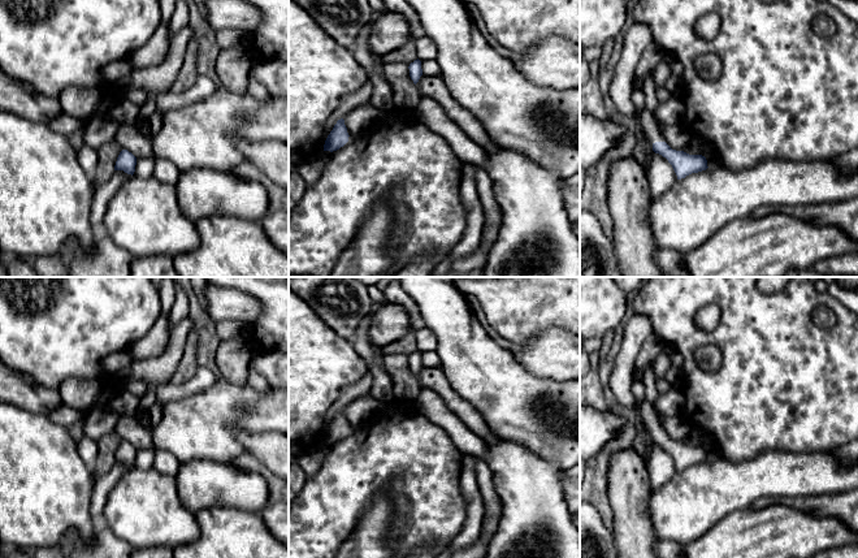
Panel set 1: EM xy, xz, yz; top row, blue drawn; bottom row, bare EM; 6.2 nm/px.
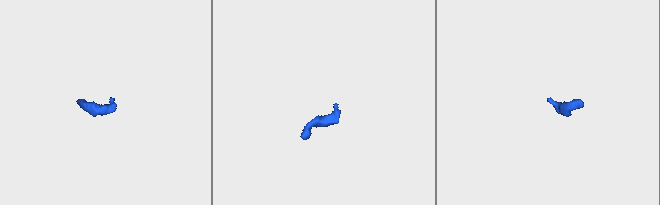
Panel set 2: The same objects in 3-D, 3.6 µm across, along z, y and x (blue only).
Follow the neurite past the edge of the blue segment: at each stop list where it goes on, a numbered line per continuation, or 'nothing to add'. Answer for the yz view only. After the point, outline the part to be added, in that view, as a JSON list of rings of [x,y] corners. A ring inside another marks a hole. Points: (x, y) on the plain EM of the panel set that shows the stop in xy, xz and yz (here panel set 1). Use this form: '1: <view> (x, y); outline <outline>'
1: yz (646, 411); outline [[[646,398],[637,401],[636,408],[638,410],[638,414],[645,425],[649,428],[651,436],[655,433],[666,433],[664,428],[658,420],[658,414],[654,410],[654,406]]]

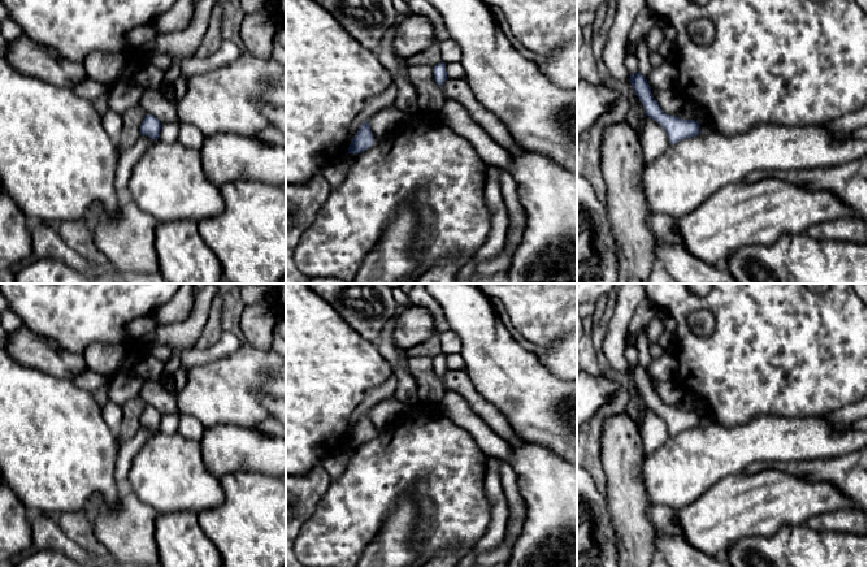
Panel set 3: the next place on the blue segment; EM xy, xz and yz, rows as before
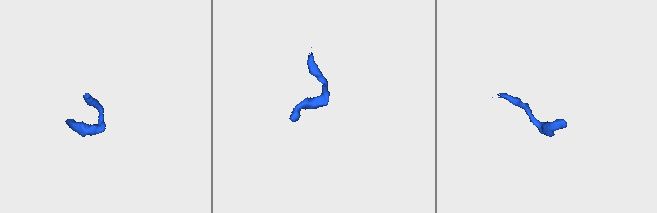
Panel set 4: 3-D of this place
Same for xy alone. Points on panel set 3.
nothing to add

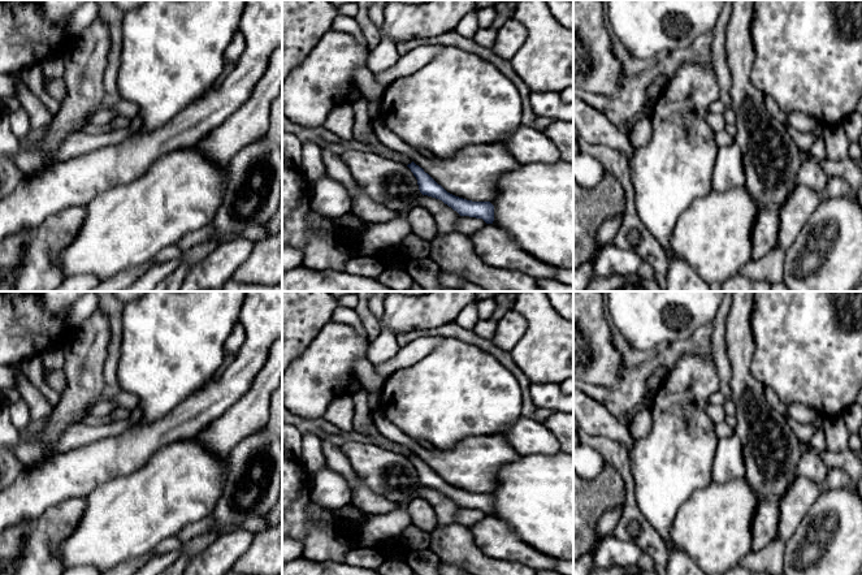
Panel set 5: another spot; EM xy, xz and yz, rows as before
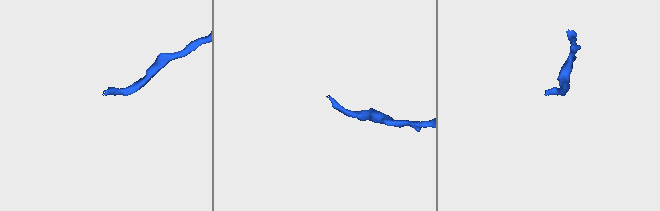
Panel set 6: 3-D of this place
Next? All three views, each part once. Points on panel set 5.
1: xz (372, 436); outline [[[365,431],[363,436],[368,440],[369,444],[374,444],[385,450],[394,451],[397,454],[402,454],[406,457],[412,454],[412,451],[408,448],[397,442],[389,441],[386,437],[377,433],[376,431]]]

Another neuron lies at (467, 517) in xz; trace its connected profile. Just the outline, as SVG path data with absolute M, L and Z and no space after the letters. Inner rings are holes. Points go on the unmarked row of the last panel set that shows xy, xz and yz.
M459 507L455 522L467 527L472 527L485 516L486 514L482 510Z

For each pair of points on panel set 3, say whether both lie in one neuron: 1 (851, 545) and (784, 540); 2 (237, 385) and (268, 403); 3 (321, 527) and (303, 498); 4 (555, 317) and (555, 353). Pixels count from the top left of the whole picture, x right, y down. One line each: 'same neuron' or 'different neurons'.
1: same neuron
2: different neurons
3: different neurons
4: different neurons

